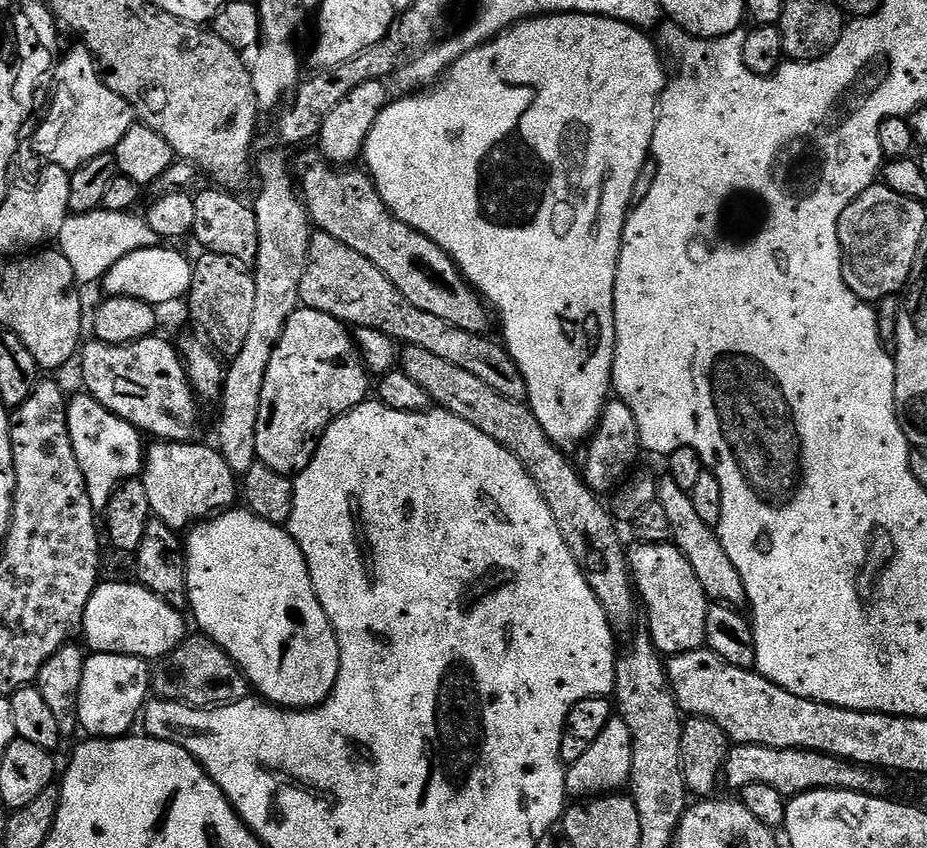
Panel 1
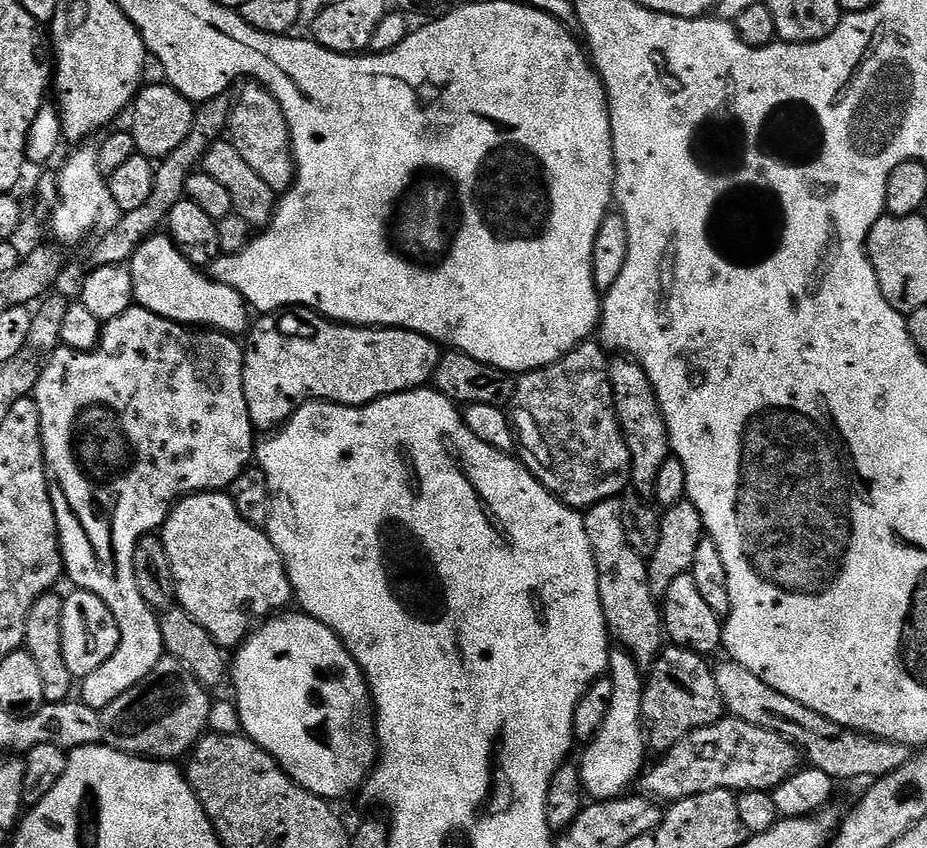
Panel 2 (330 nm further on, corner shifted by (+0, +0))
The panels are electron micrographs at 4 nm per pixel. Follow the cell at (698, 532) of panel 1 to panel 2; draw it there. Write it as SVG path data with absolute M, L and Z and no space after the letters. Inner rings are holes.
M616 358L609 363L608 373L612 396L616 399L616 417L620 419L620 429L624 432L626 446L632 455L630 484L640 496L648 498L655 493L659 471L670 457L668 427L654 386L640 364L631 358Z

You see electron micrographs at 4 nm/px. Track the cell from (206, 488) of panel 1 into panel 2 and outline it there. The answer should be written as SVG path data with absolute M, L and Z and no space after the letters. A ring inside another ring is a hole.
M227 491L193 492L177 500L164 523L162 539L176 586L175 603L197 620L220 648L239 648L257 622L293 603L280 551L264 528L256 528L238 514Z

